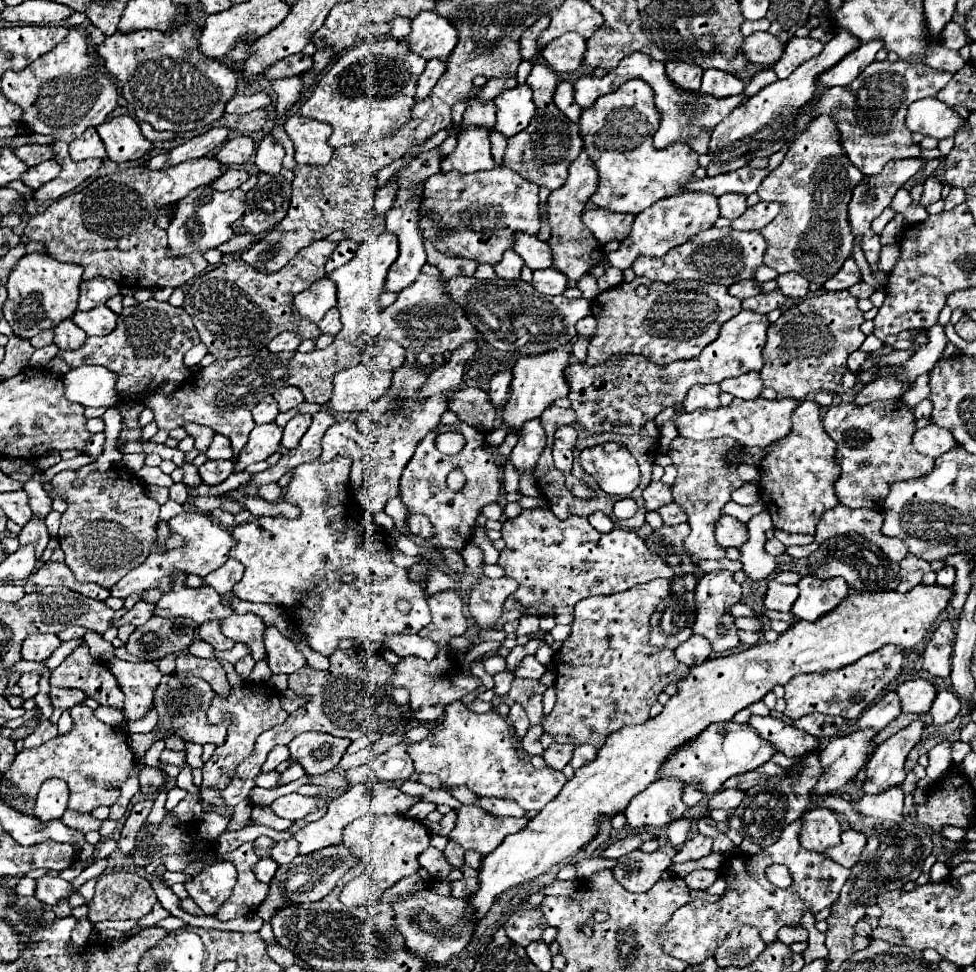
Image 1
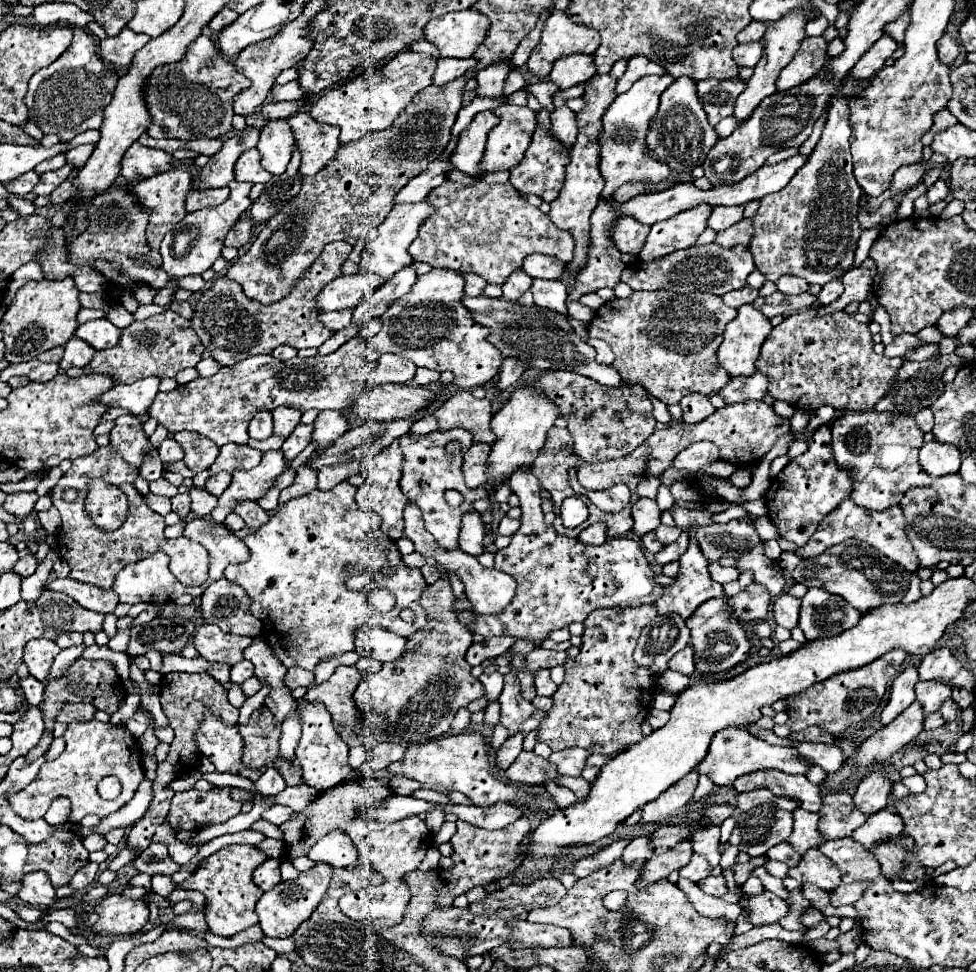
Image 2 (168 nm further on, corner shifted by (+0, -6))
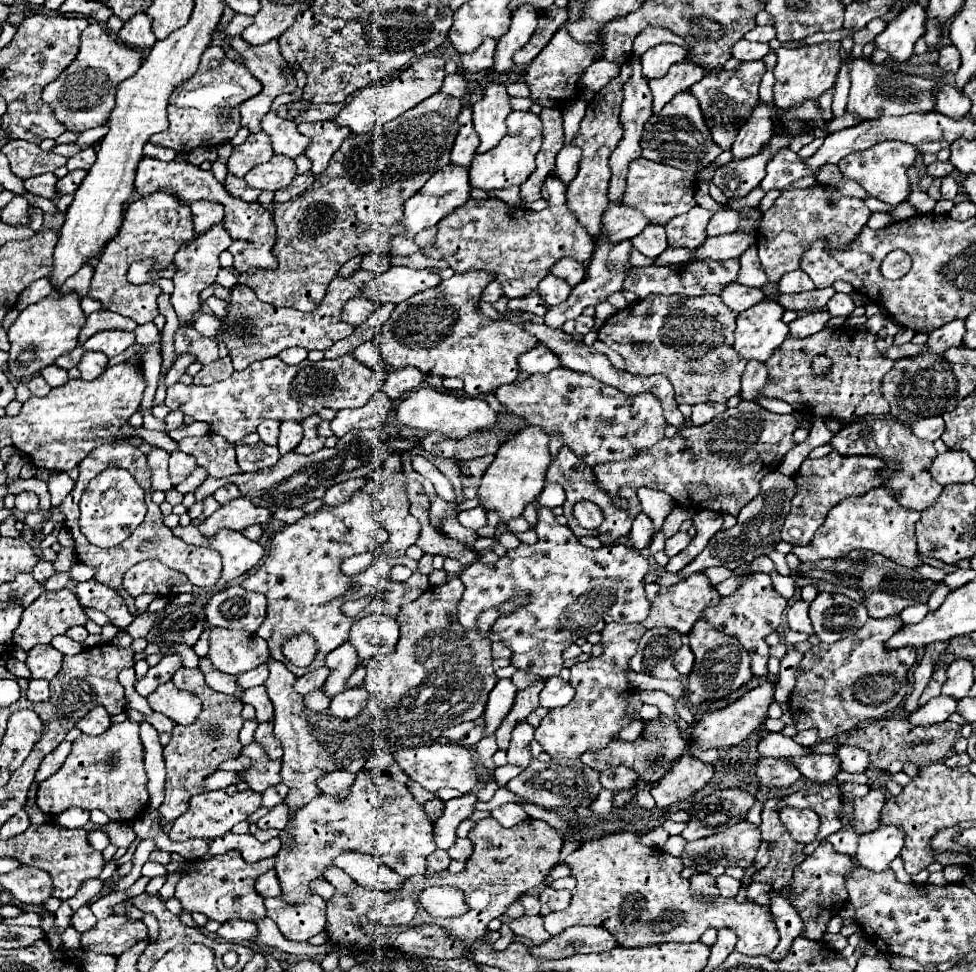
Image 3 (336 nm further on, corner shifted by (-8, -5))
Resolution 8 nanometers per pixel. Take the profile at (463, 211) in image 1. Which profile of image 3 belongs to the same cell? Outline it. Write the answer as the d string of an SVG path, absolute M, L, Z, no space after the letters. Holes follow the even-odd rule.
M488 198L484 202L468 200L448 214L440 222L434 248L442 252L454 272L490 270L508 298L524 298L538 290L540 280L560 258L586 262L594 252L594 242L568 206L548 206L540 212L514 210L502 200Z

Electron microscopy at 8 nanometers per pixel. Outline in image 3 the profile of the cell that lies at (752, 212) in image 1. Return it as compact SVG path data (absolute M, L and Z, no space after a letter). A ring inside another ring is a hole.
M724 234L716 238L706 238L706 242L694 252L694 260L730 260L740 258L744 250L752 244L754 234Z

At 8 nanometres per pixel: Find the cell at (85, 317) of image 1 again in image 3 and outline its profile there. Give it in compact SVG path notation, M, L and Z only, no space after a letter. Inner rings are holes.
M106 330L106 332L98 332L92 338L88 338L84 342L84 348L94 350L94 352L104 352L108 358L114 358L116 354L124 352L132 344L134 344L134 332Z

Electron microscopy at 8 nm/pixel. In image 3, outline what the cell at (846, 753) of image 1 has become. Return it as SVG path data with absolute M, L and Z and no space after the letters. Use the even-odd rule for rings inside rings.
M938 696L932 698L926 706L922 706L920 710L916 710L914 714L910 714L910 722L914 724L938 724L948 720L950 714L956 712L958 700L952 696Z

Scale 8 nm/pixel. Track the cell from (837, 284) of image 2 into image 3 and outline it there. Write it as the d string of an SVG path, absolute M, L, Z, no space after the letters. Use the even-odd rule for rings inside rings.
M836 294L828 302L828 306L826 306L826 310L828 310L830 316L842 316L842 318L848 318L854 312L854 308L856 306L852 304L852 300L850 300L848 294Z

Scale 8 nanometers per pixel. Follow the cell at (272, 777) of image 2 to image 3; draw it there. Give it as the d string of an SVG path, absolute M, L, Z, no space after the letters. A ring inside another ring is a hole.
M278 784L278 786L272 786L268 788L264 794L262 794L262 804L264 808L274 808L276 804L280 804L284 800L284 796L288 794L288 788L286 784Z

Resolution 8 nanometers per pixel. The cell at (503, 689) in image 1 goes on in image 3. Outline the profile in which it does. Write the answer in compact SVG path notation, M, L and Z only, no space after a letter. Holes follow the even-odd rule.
M486 736L486 738L482 738L478 744L476 744L476 758L478 758L478 762L484 766L484 768L488 768L488 770L494 770L496 768L496 764L492 762L492 754L498 750L498 746L496 746L496 740L494 740L494 736Z

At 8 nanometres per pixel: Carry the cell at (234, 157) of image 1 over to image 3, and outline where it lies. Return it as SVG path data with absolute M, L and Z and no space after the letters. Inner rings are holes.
M272 156L270 162L266 162L262 166L256 166L254 170L250 170L244 176L244 180L252 188L276 192L280 188L286 188L292 182L294 176L296 176L296 164L294 164L294 160L284 158L284 156Z

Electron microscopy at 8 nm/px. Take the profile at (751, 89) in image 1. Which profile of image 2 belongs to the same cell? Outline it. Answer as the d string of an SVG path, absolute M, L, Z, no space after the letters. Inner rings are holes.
M734 115L722 119L716 126L716 132L719 137L727 137L736 129L738 122Z

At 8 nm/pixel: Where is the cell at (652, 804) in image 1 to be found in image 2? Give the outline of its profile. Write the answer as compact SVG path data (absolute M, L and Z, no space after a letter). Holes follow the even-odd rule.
M694 769L694 771L690 771L690 775L686 775L686 779L680 779L678 783L674 783L658 799L646 803L642 807L640 823L642 825L648 825L648 823L654 825L654 823L662 823L662 821L670 819L676 811L686 807L686 803L690 801L692 793L696 789L696 783L698 783L698 773Z

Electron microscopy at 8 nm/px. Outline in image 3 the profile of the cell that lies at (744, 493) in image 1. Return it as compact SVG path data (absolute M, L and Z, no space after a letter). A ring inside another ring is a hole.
M770 472L770 474L762 480L762 488L760 488L760 490L766 490L766 504L764 504L764 494L758 494L750 504L746 504L746 506L740 510L740 516L738 516L736 526L732 526L730 530L718 532L718 534L708 542L708 546L704 548L704 552L698 554L698 556L696 556L684 570L680 570L678 574L658 572L656 584L672 586L672 584L676 584L678 580L682 580L680 576L688 576L688 574L694 574L694 572L700 572L700 570L706 570L706 568L712 568L712 566L726 566L728 570L736 570L738 566L742 566L742 564L746 564L746 562L752 562L754 558L758 558L758 556L762 556L762 554L770 554L770 552L774 550L774 546L780 542L780 530L782 530L784 518L786 518L788 512L790 512L790 500L792 500L794 494L798 492L798 486L796 486L794 478L784 476L784 474L780 474L780 472Z

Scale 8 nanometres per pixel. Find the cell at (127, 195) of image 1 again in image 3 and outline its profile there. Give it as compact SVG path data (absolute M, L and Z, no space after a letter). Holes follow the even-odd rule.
M266 132L250 134L248 140L232 150L232 156L228 160L228 172L242 178L248 170L252 170L258 164L268 162L274 156L270 136Z

